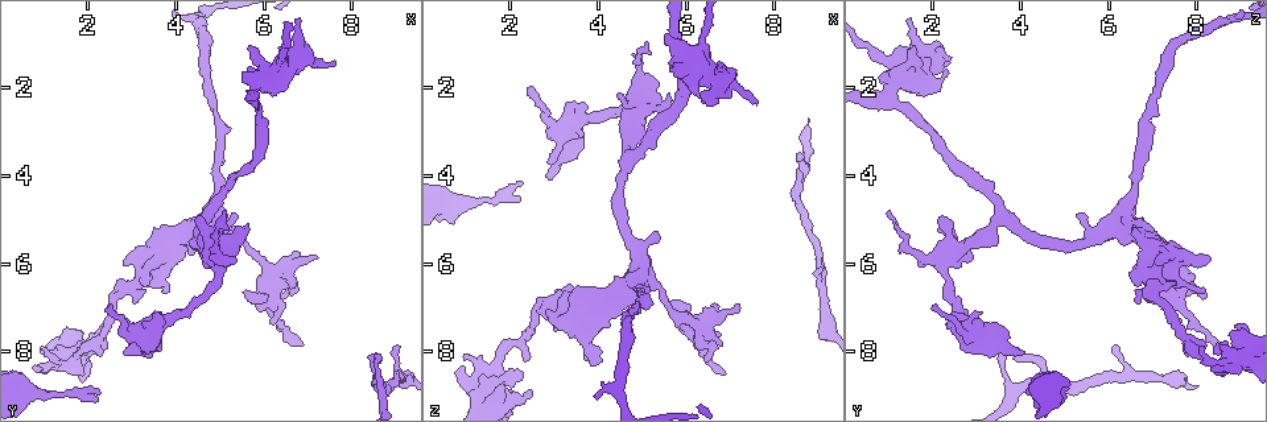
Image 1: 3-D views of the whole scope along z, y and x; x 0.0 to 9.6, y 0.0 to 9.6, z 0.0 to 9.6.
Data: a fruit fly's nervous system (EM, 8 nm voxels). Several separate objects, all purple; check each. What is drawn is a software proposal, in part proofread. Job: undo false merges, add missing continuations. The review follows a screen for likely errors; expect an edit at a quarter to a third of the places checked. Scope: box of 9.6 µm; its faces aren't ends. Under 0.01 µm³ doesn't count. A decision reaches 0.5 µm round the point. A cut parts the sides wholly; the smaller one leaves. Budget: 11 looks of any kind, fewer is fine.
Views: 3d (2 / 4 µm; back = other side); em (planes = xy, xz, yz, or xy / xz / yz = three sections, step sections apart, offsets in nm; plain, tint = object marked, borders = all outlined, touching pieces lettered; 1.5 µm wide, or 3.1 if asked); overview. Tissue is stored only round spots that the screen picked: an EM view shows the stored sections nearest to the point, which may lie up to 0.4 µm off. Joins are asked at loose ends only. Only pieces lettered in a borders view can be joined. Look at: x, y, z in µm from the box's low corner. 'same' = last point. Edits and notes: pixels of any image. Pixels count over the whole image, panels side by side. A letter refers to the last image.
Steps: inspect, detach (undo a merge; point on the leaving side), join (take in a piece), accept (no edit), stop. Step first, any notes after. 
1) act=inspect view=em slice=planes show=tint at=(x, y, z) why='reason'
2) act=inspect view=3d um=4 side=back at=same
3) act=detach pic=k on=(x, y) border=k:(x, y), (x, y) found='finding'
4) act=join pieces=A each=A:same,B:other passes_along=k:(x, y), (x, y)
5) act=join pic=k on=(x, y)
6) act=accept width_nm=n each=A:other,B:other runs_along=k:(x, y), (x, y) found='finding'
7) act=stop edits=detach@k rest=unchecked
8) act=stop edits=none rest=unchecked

act=inspect view=em slice=planes show=borders at=(5.60, 1.15, 1.50) why='free end'

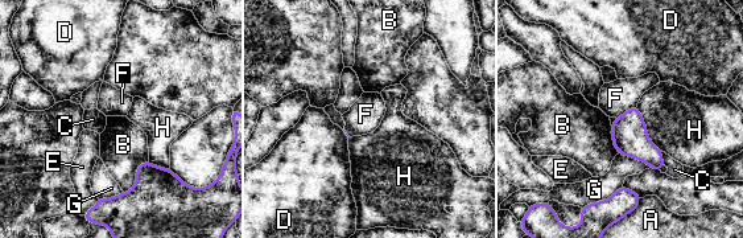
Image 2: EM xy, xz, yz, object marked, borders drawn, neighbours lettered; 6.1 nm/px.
act=accept each=A:other,B:other,C:other,D:other,E:other,F:other,G:other,H:other border=2:(660, 151), (665, 165) found='none of them fits'

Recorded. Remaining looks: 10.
act=inspect view=em slice=planes show=borders at=(7.60, 1.40, 2.35)

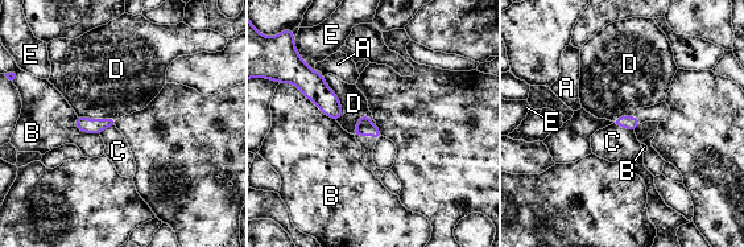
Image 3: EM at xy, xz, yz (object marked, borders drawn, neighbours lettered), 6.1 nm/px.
act=accept each=A:other,B:other,C:other,D:other,E:other border=3:(323, 75), (340, 103), (339, 120) found='no lettered piece goes on from it'

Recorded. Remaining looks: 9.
act=inspect view=3d um=2 at=(5.60, 6.60, 6.90) why='free end'

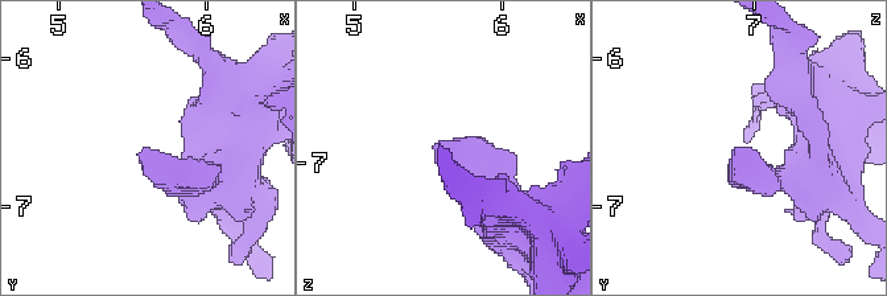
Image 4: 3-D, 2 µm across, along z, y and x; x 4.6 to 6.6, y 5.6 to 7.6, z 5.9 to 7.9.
act=inspect view=em slice=planes show=borders at=(5.58, 6.58, 6.88) why='shape alone is not enough'

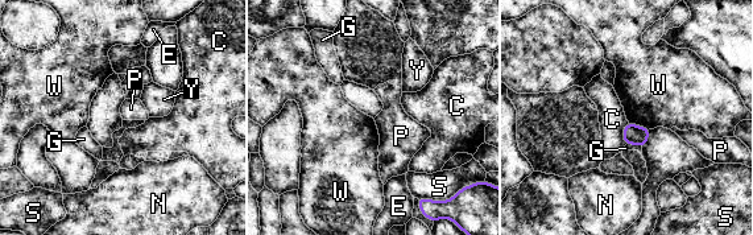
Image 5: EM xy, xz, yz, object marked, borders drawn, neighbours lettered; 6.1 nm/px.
act=accept each=C:other,E:other,G:other,N:other,P:other,S:other,W:other,Y:other border=5:(628, 122), (623, 130), (624, 144) found='no lettered piece goes on from it'

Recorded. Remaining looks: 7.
act=inspect view=em slice=planes show=borders at=(2.55, 7.45, 8.95) why='an open end'

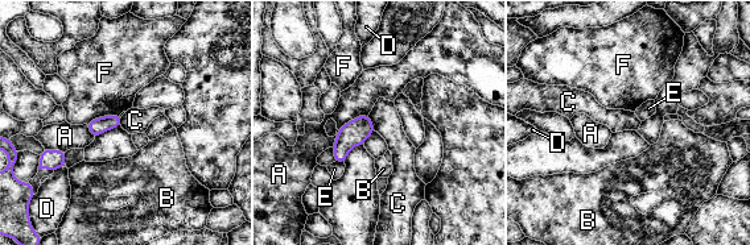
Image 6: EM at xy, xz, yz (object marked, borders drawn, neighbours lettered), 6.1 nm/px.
act=accept longest_contact=A:300nm each=A:other,B:other,C:other,D:other,E:other,F:other found='no lettered piece goes on from it'

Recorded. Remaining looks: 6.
act=stop edits=none rest=unchecked

